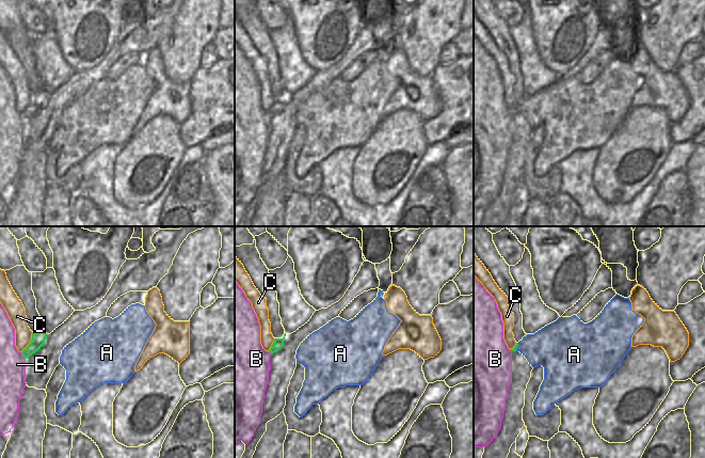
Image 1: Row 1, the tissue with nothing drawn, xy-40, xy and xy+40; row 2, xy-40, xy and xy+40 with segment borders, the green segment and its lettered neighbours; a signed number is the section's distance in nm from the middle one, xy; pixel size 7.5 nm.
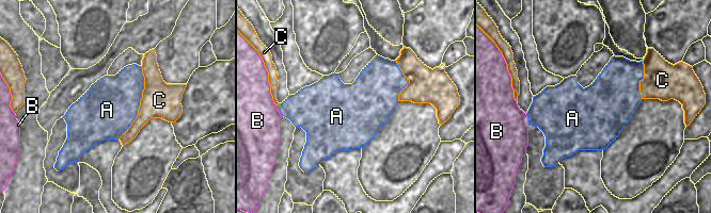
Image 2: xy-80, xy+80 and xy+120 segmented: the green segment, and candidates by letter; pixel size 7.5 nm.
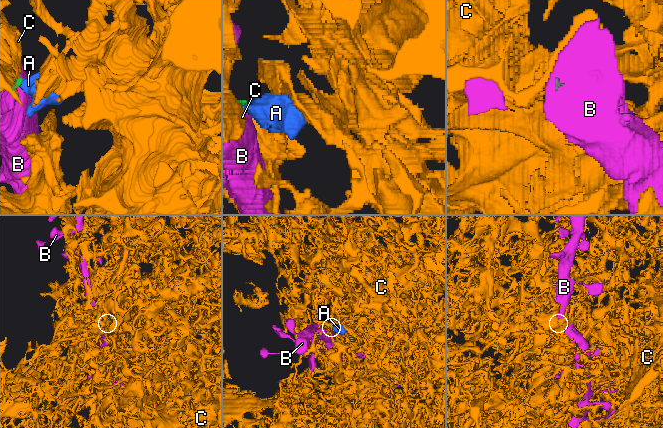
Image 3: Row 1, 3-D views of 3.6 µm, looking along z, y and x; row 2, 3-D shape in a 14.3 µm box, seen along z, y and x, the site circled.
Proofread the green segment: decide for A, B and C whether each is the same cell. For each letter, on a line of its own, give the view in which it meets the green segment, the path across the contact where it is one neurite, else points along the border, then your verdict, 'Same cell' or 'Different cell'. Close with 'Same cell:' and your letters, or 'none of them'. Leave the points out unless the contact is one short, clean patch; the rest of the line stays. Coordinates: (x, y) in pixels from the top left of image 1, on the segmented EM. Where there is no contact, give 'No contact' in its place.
A: Touches green in xy+40. Path across: xy+40 (514, 349), (516, 347), (549, 347). Same cell
B: Touches green in xy-40. Boundary: xy-40 (20, 352), (25, 360). Different cell
C: Touches green in xy-40. Boundary: xy-40 (32, 332), (32, 338), (20, 351). Different cell
Same cell: A

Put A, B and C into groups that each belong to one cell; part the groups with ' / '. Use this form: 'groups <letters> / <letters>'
groups A / B / C

